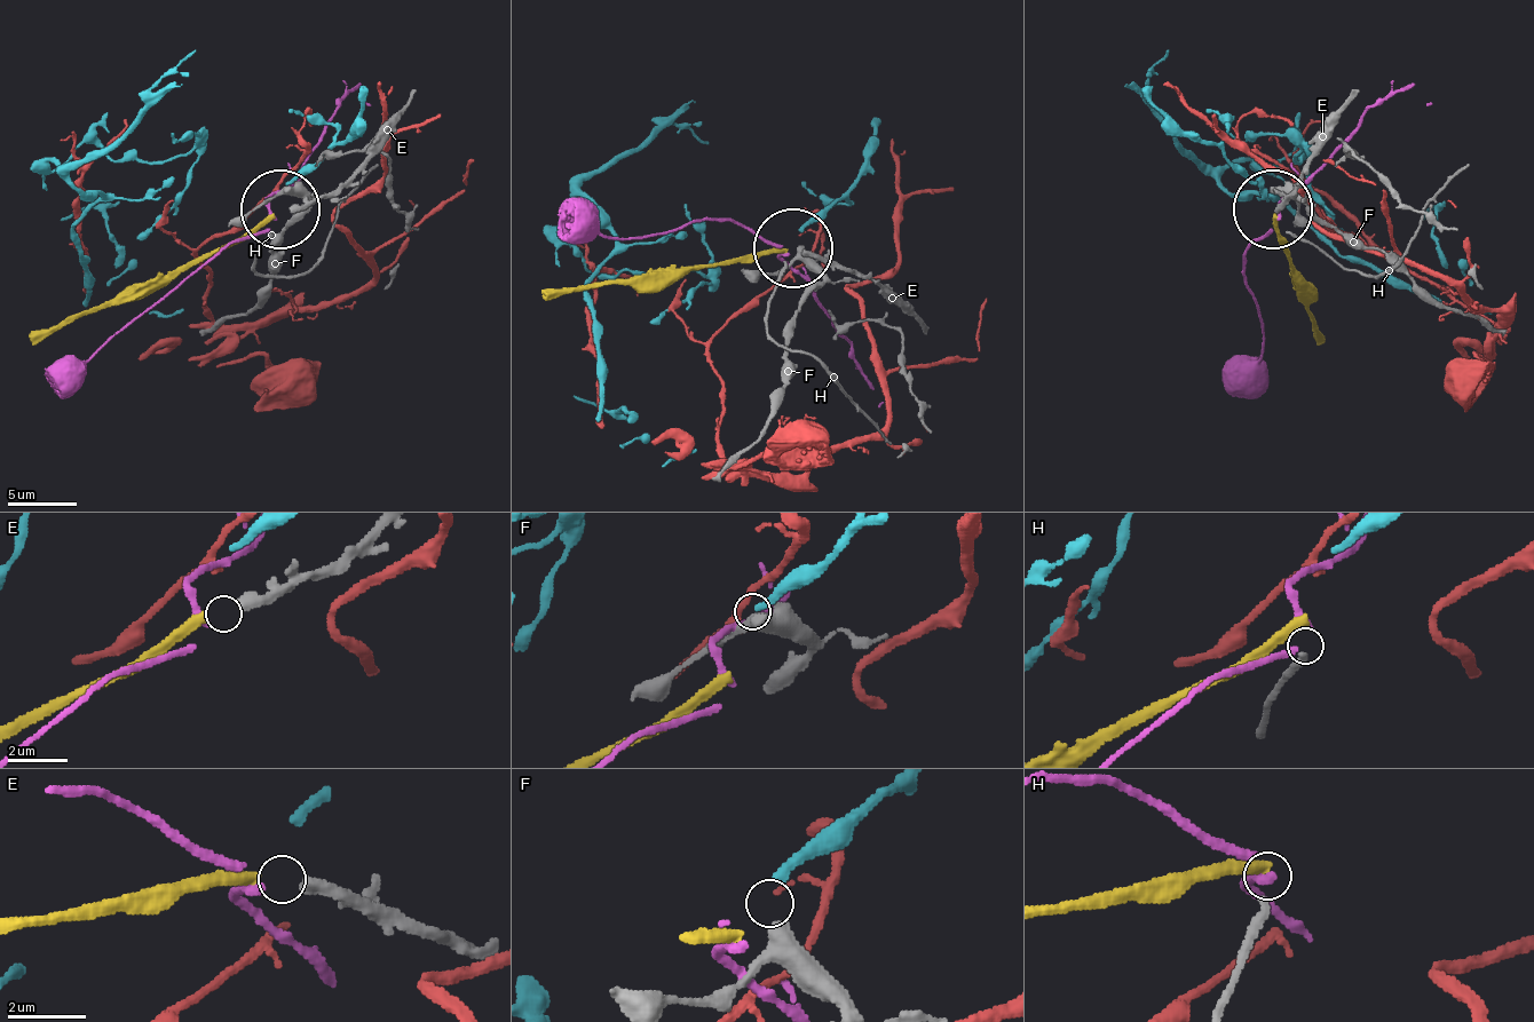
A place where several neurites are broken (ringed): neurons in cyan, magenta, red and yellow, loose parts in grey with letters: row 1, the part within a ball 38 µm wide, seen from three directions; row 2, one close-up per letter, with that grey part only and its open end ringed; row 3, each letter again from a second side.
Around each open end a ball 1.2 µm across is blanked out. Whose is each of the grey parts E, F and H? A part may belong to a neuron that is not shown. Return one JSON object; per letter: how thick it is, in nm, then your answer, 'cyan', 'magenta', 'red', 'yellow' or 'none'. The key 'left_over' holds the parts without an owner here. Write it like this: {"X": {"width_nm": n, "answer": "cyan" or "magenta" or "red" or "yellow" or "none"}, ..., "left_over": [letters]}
{"E": {"width_nm": 380, "answer": "yellow"}, "F": {"width_nm": 400, "answer": "cyan"}, "H": {"width_nm": 200, "answer": "none"}, "left_over": ["H"]}

